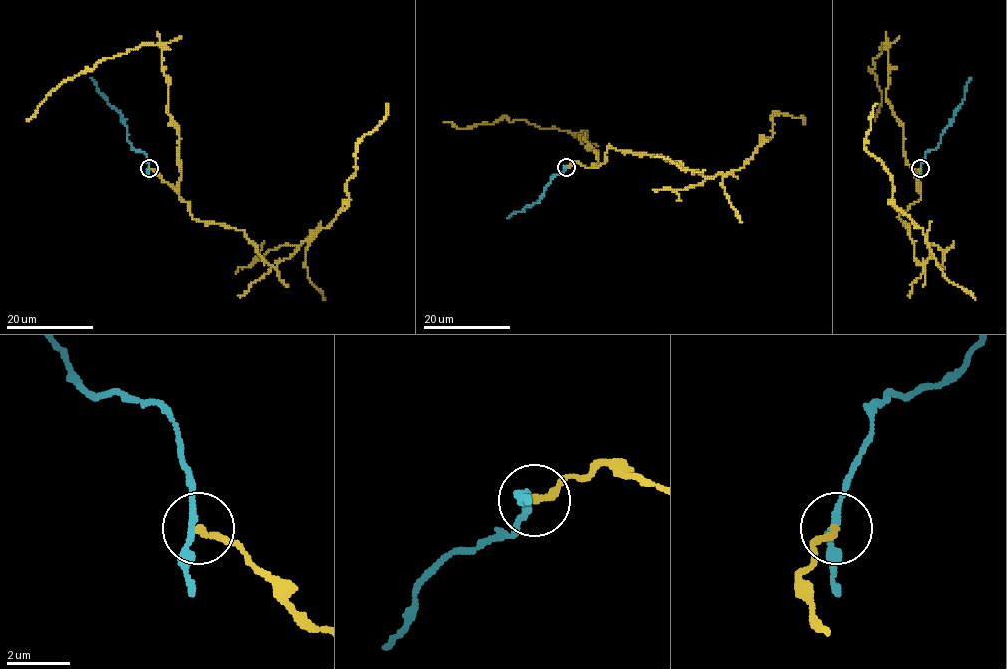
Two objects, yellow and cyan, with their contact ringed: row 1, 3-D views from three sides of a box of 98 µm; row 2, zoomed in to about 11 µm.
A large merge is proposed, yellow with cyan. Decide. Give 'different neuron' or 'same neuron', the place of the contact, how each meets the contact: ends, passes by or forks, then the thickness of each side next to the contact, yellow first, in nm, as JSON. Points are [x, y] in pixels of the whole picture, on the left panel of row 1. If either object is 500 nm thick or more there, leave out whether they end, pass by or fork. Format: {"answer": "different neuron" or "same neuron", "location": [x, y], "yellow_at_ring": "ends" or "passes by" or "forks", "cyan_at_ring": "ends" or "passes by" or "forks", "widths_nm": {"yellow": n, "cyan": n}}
{"answer": "different neuron", "location": [149, 168], "yellow_at_ring": "ends", "cyan_at_ring": "passes by", "widths_nm": {"yellow": 220, "cyan": 200}}

